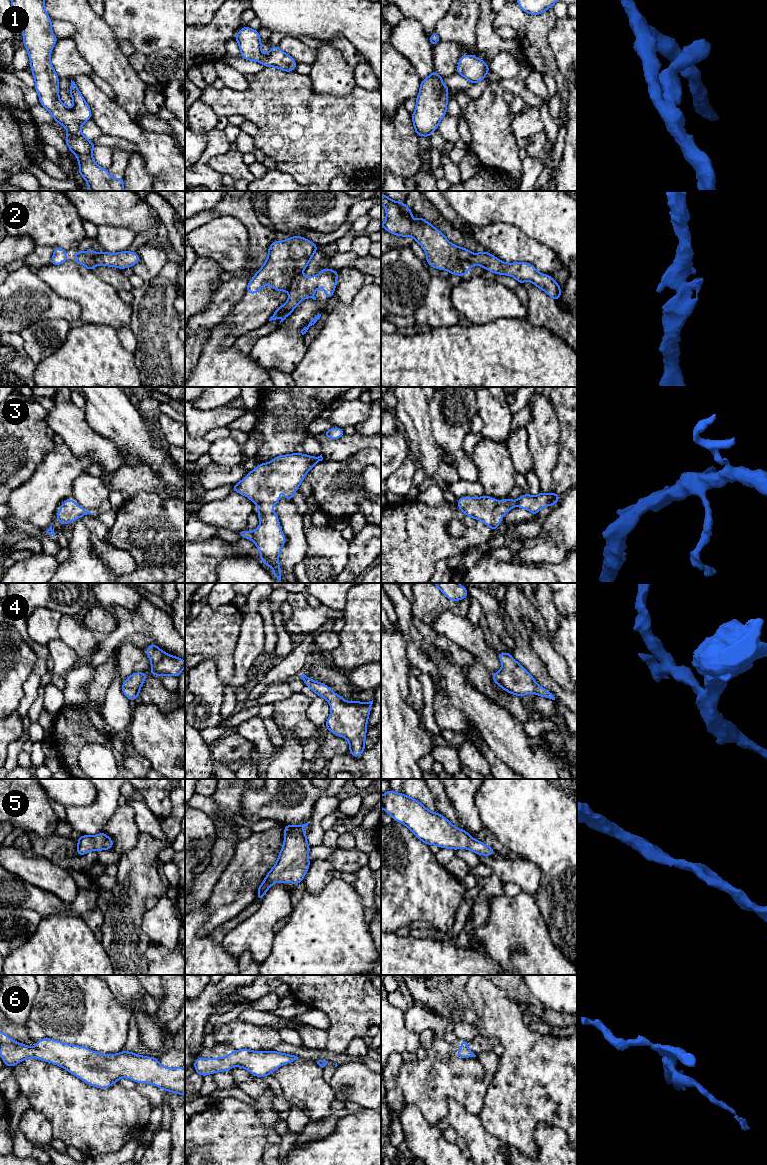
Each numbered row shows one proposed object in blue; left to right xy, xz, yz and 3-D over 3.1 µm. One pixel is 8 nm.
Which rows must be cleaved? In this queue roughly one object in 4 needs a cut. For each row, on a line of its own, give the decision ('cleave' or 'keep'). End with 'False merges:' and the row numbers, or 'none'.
1: keep
2: cleave
3: keep
4: keep
5: keep
6: keep
False merges: 2

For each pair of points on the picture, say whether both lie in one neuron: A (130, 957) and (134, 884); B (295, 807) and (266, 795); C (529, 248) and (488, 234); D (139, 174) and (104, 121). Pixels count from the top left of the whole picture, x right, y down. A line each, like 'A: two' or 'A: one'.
A: one
B: one
C: one
D: two

